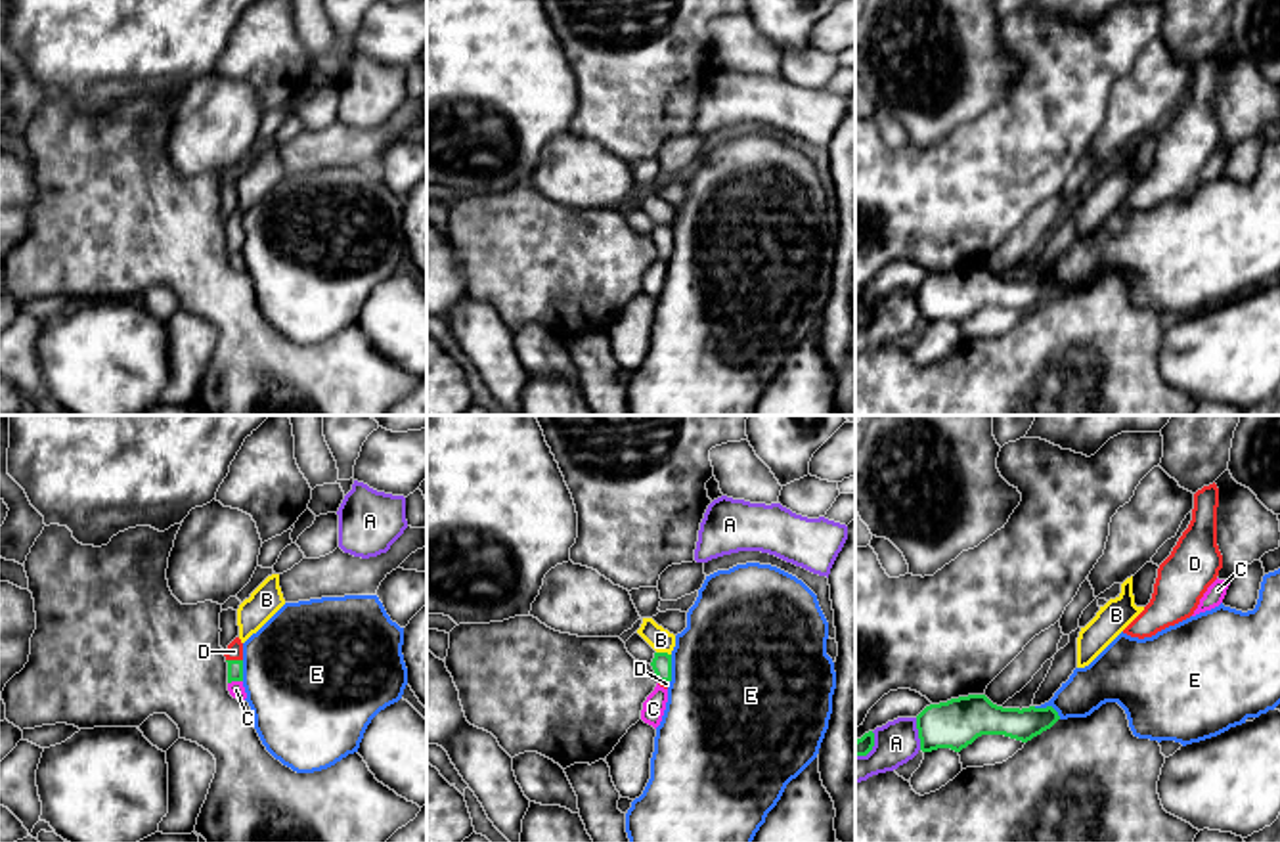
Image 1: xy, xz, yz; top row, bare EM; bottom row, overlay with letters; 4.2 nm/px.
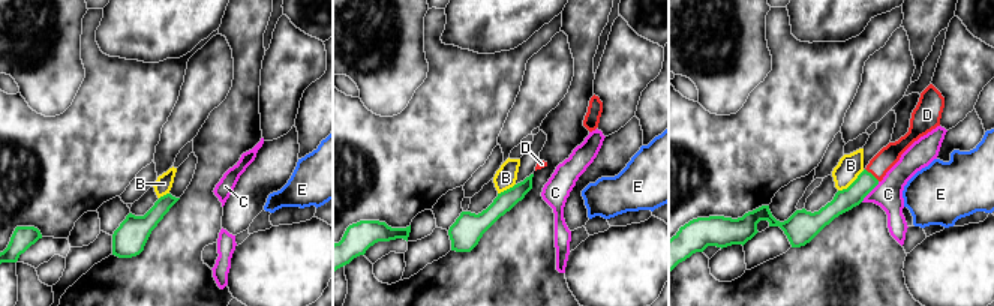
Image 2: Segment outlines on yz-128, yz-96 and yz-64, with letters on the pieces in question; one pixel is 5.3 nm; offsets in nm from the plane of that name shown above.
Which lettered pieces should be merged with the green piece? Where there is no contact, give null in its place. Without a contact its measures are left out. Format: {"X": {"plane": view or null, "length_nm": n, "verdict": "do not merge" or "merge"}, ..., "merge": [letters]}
{"A": {"plane": "yz", "length_nm": 140, "verdict": "do not merge"}, "B": {"plane": "xz", "length_nm": 70, "verdict": "do not merge"}, "C": {"plane": "xy", "length_nm": 70, "verdict": "do not merge"}, "D": {"plane": "xy", "length_nm": 70, "verdict": "merge"}, "E": {"plane": "yz", "length_nm": 130, "verdict": "do not merge"}, "merge": ["D"]}

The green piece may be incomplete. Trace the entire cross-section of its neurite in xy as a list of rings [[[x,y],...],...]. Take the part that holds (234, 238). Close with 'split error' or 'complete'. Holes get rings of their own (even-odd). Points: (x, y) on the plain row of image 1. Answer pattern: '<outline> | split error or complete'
[[[235,209],[224,222],[228,233],[228,255],[243,253],[243,214]]] | split error

